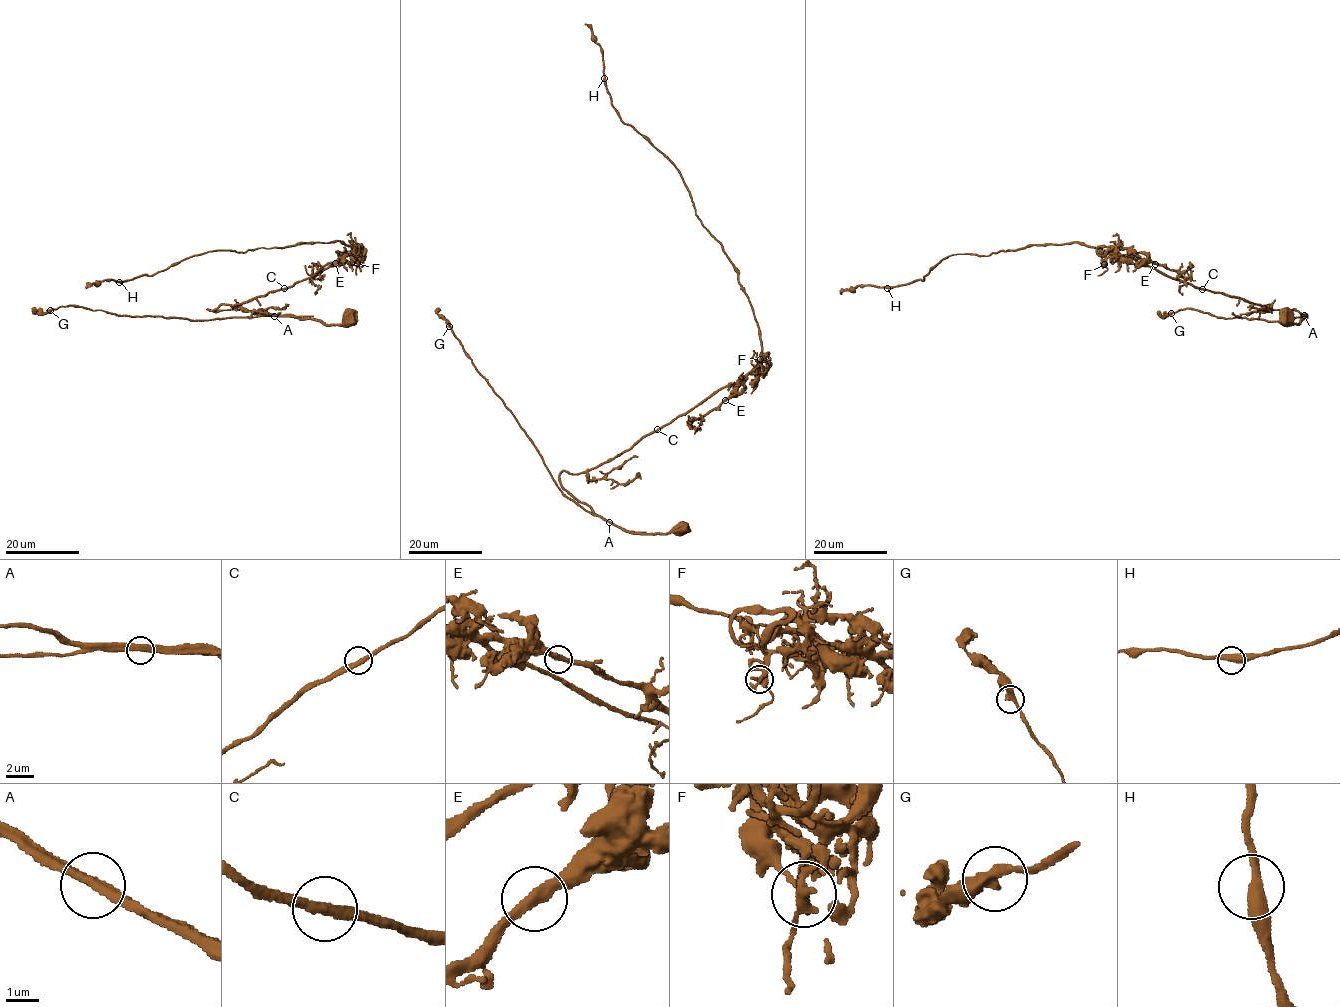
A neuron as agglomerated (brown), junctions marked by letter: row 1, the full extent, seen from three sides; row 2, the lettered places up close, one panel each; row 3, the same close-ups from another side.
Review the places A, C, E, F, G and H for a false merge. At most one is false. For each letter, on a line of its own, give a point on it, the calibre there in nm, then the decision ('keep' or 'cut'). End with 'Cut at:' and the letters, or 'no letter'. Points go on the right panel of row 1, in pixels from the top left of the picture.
A: (1304, 315) | 360 nm | cut
C: (1202, 289) | 340 nm | keep
E: (1155, 264) | 360 nm | keep
F: (1104, 264) | 320 nm | keep
G: (1171, 313) | 360 nm | keep
H: (887, 288) | 380 nm | keep
Cut at: A

